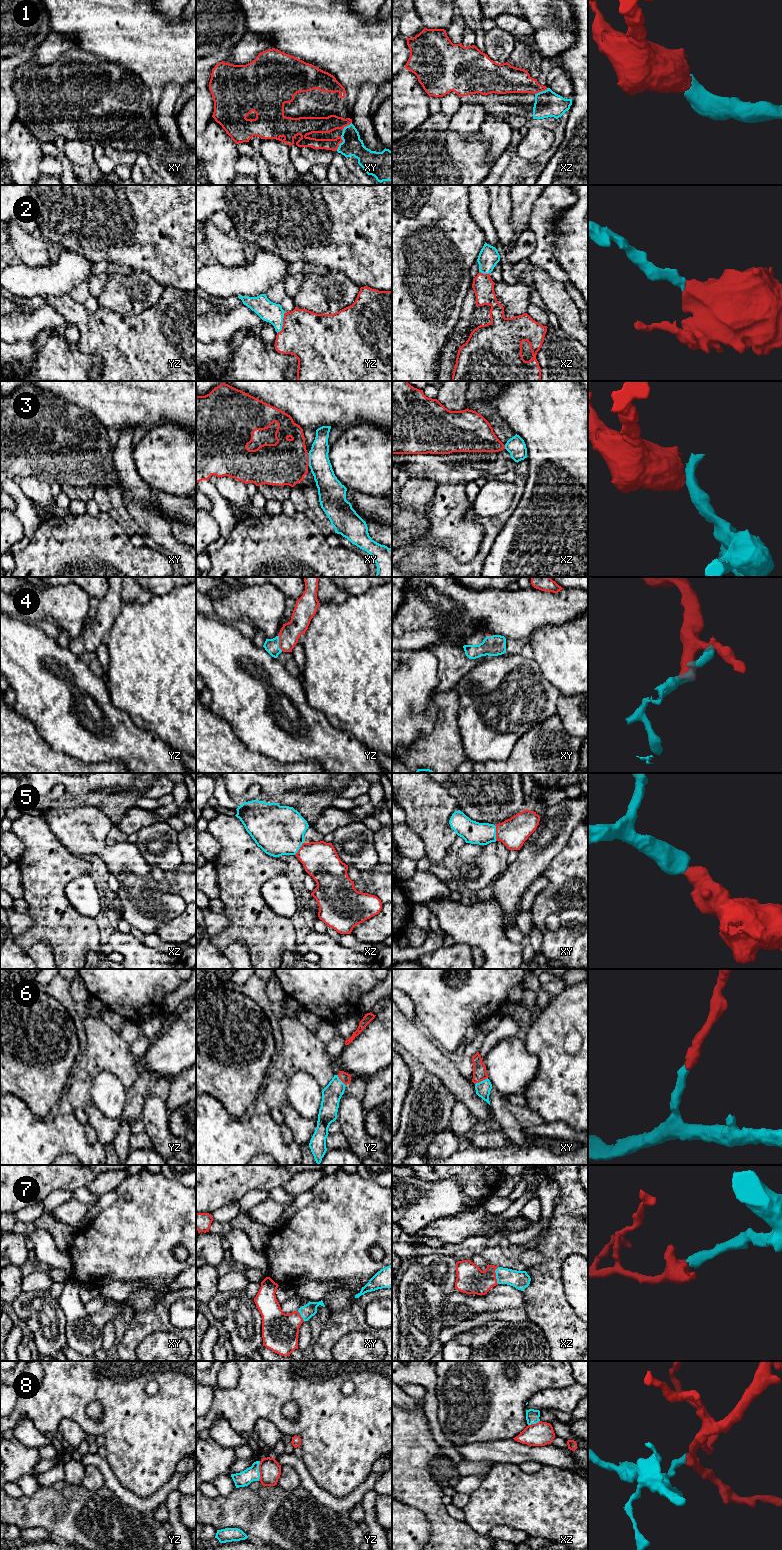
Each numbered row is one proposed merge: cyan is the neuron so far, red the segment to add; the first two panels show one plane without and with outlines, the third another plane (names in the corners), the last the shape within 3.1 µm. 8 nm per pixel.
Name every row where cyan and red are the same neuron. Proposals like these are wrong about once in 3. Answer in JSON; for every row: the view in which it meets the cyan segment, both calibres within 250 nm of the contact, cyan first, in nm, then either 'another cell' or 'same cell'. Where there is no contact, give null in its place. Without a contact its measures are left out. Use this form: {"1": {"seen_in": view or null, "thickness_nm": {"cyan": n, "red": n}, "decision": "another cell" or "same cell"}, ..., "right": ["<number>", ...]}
{"1": {"seen_in": "xy", "thickness_nm": {"cyan": 170, "red": 130}, "decision": "same cell"}, "2": {"seen_in": "yz", "thickness_nm": {"cyan": 160, "red": 380}, "decision": "same cell"}, "3": {"seen_in": "xy", "thickness_nm": {"cyan": 180, "red": 360}, "decision": "another cell"}, "4": {"seen_in": "yz", "thickness_nm": {"cyan": 110, "red": 160}, "decision": "same cell"}, "5": {"seen_in": "xy", "thickness_nm": {"cyan": 180, "red": 240}, "decision": "same cell"}, "6": {"seen_in": "xy", "thickness_nm": {"cyan": 120, "red": 110}, "decision": "same cell"}, "7": {"seen_in": "xz", "thickness_nm": {"cyan": 150, "red": 220}, "decision": "same cell"}, "8": {"seen_in": "yz", "thickness_nm": {"cyan": 120, "red": 170}, "decision": "another cell"}, "right": ["1", "2", "4", "5", "6", "7"]}

